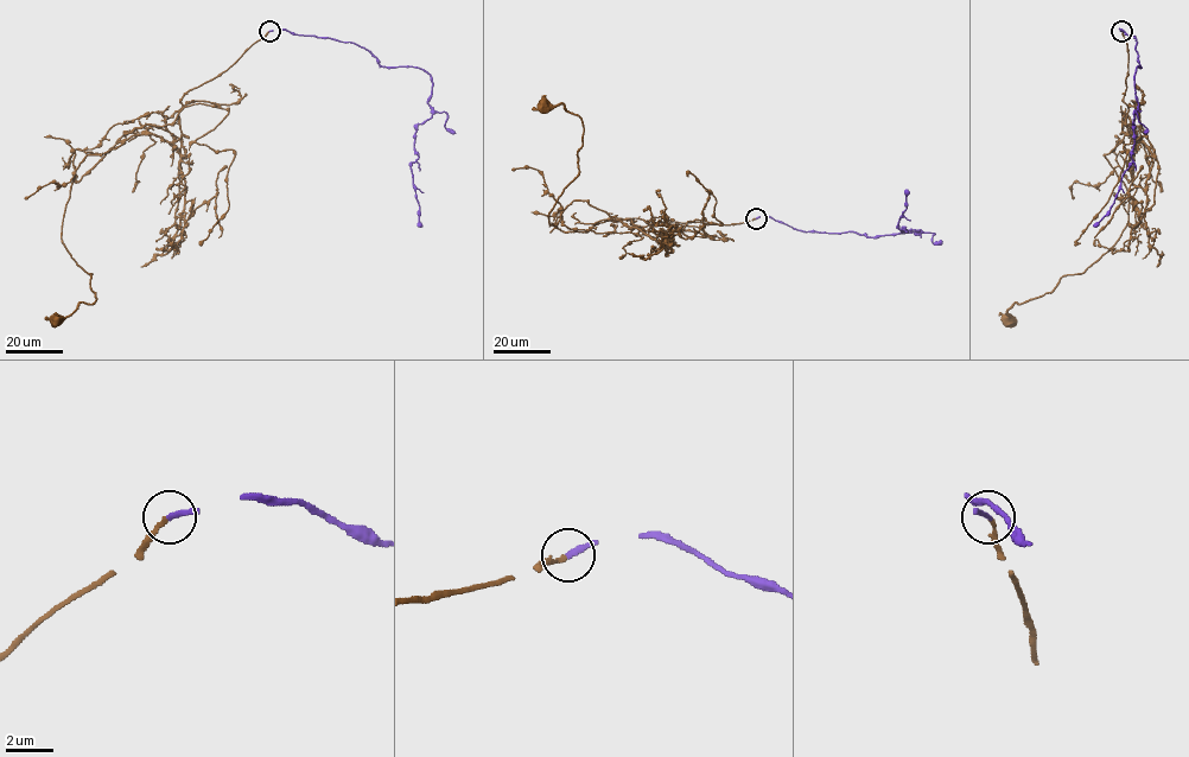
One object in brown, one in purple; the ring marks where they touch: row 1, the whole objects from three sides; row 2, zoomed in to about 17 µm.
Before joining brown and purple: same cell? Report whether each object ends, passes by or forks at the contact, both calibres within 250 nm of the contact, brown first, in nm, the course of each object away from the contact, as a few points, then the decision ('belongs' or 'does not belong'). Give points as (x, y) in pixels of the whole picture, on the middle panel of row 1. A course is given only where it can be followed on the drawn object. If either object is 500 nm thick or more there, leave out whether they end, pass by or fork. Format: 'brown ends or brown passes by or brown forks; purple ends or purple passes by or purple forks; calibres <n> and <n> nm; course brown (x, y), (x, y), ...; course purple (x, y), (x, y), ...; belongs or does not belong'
brown ends; purple ends; calibres 170 and 240 nm; course brown (756, 218), (635, 226), (574, 201), (550, 223), (578, 175), (584, 127), (563, 103), (544, 105); course purple (756, 218), (769, 216), (803, 231), (869, 237), (919, 234), (898, 228), (907, 207), (905, 190); belongs

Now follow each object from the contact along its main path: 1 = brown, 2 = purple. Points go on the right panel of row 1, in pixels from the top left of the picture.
1: (1121, 31), (1130, 125), (1104, 154), (1126, 188), (1127, 226), (1082, 273), (1015, 301), (1008, 322)
2: (1121, 31), (1135, 37), (1140, 67), (1135, 74), (1132, 161), (1111, 210), (1093, 226)

